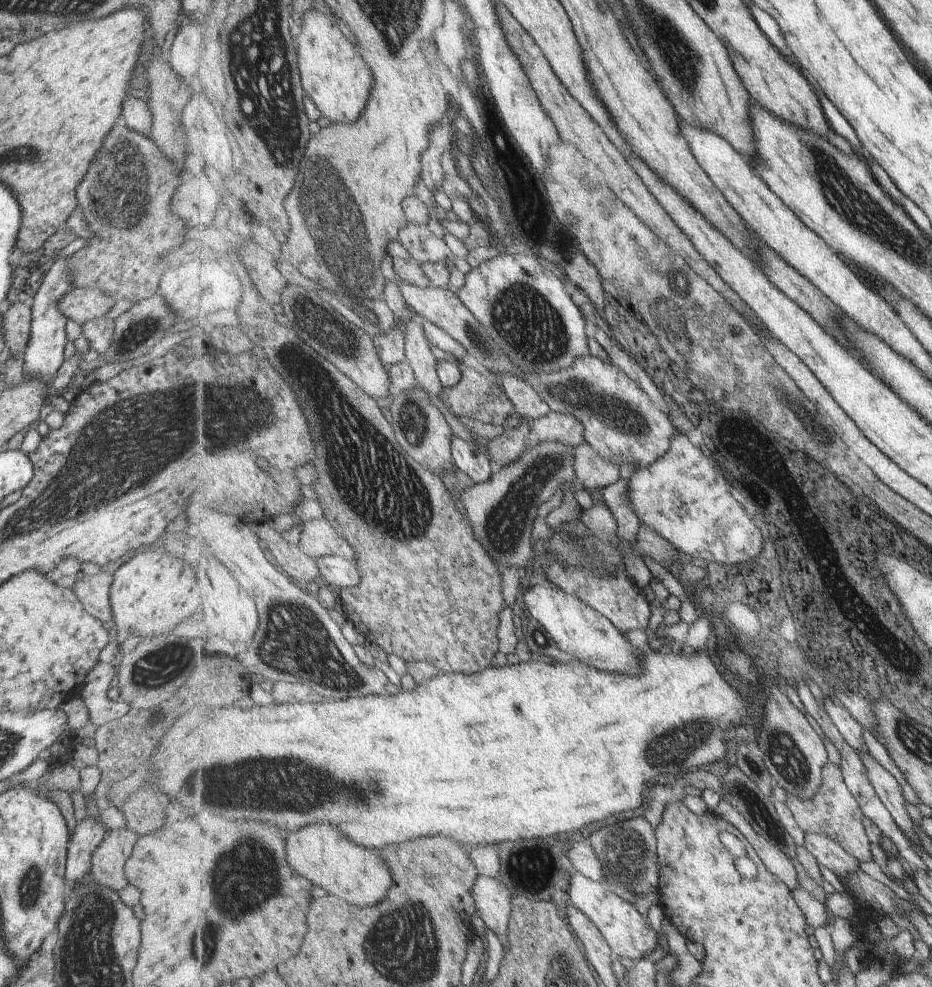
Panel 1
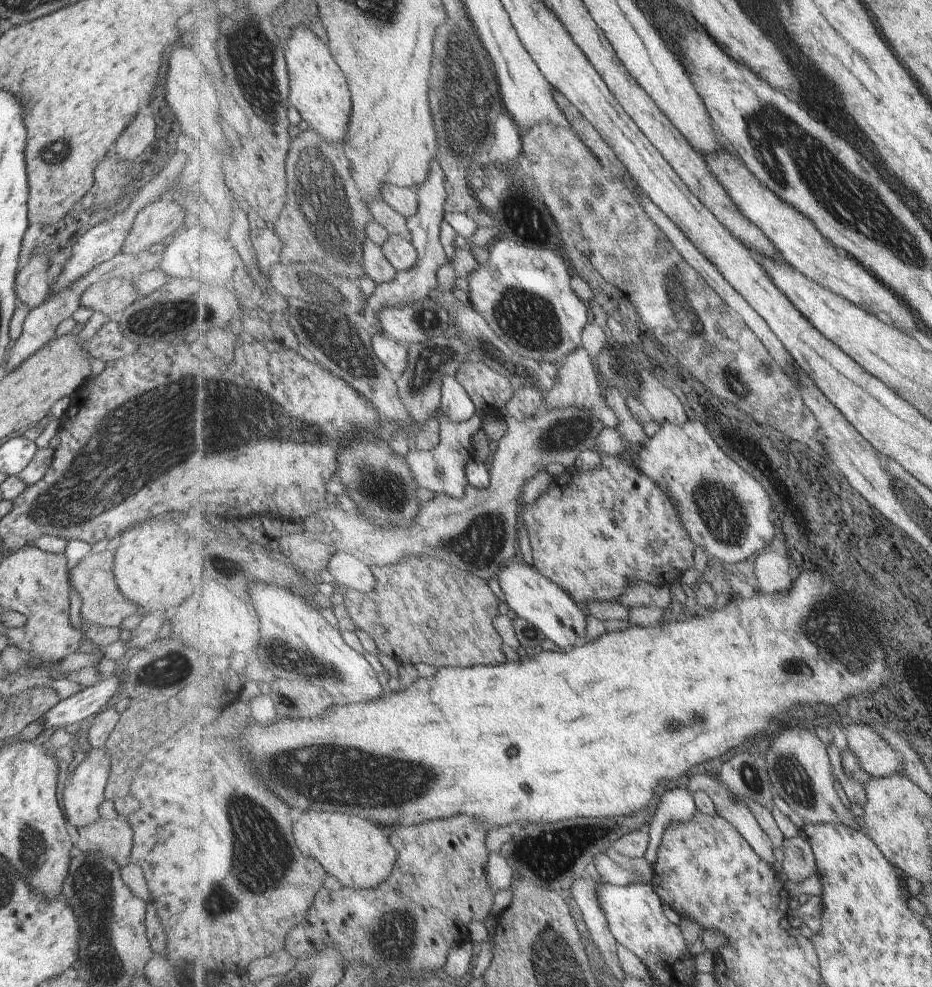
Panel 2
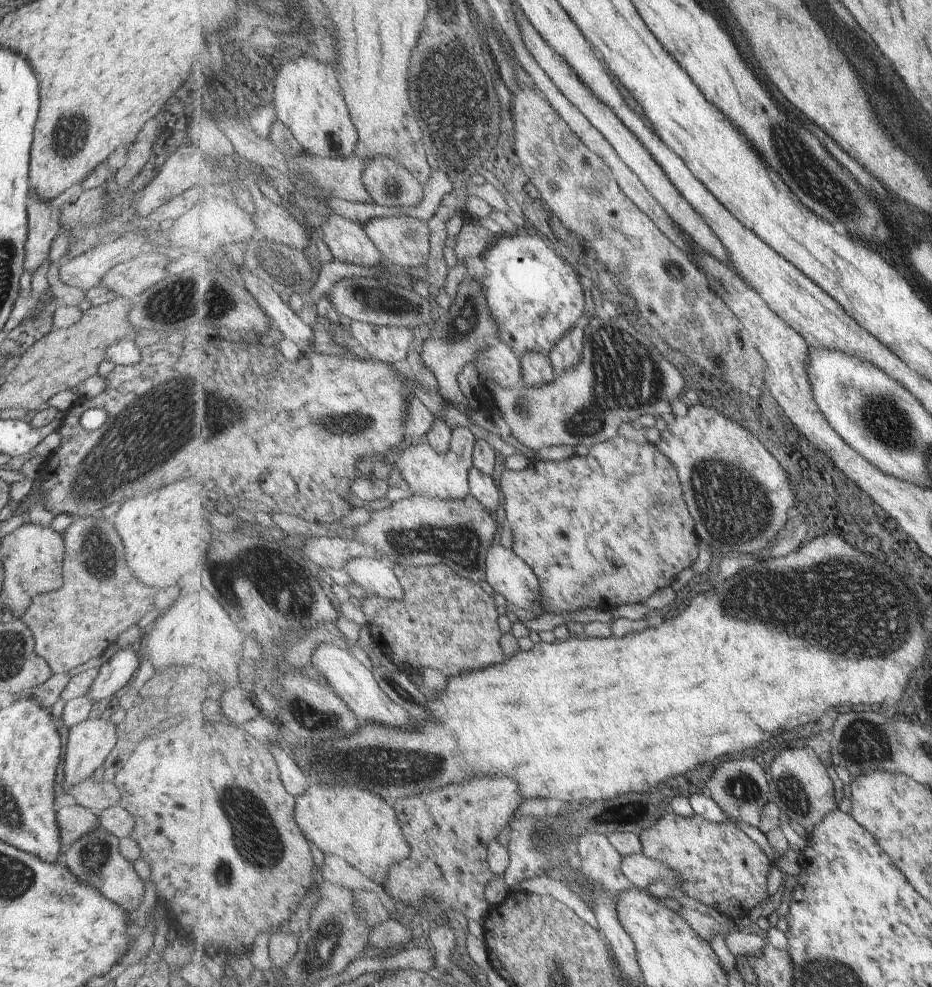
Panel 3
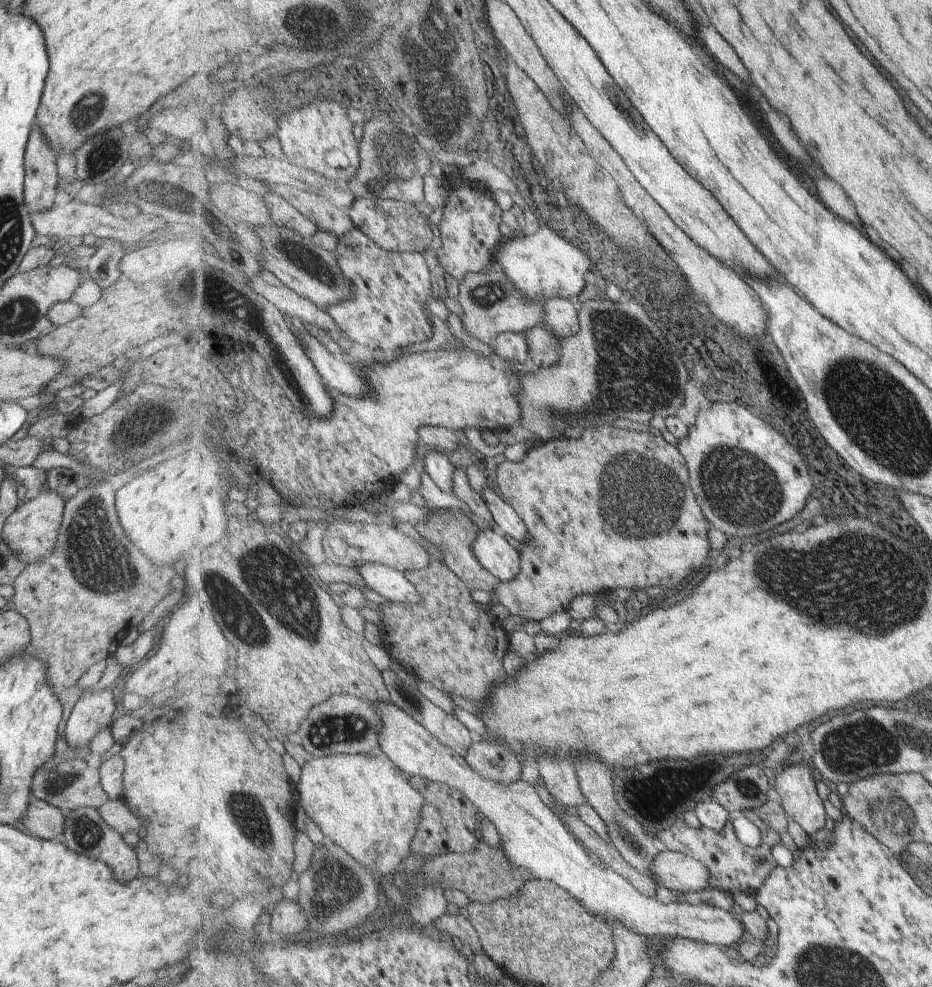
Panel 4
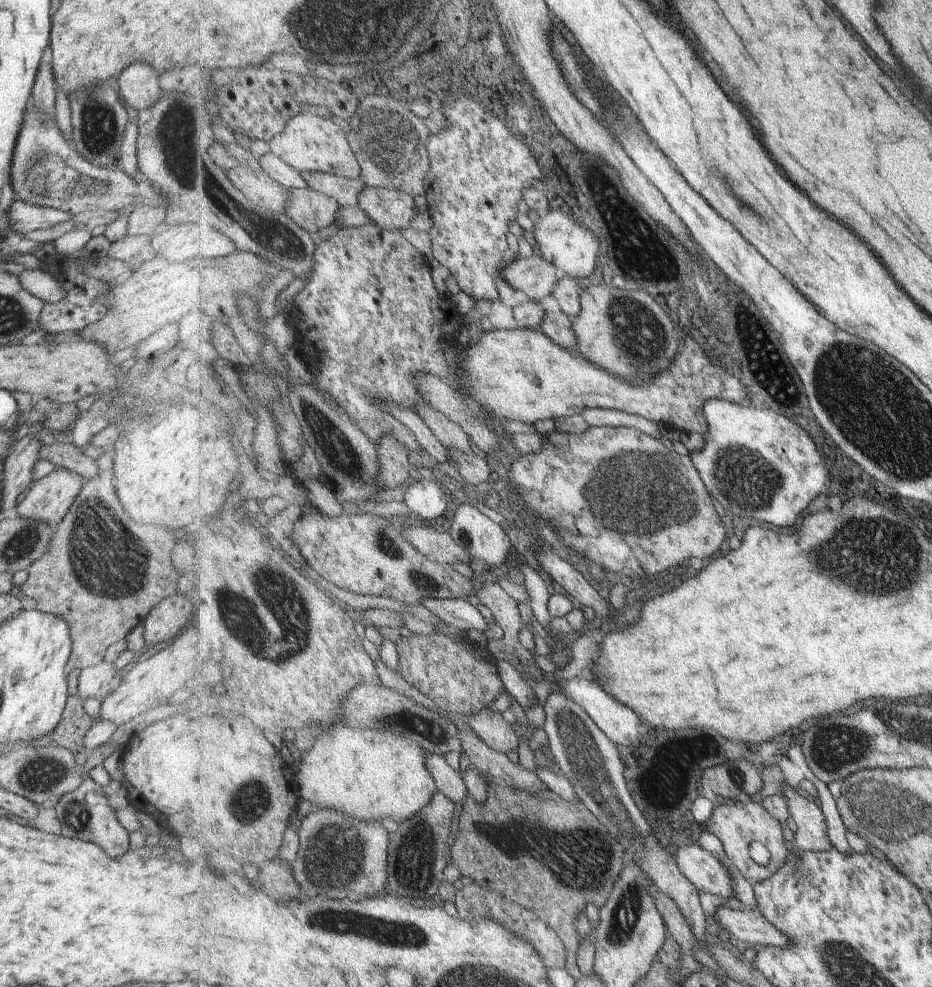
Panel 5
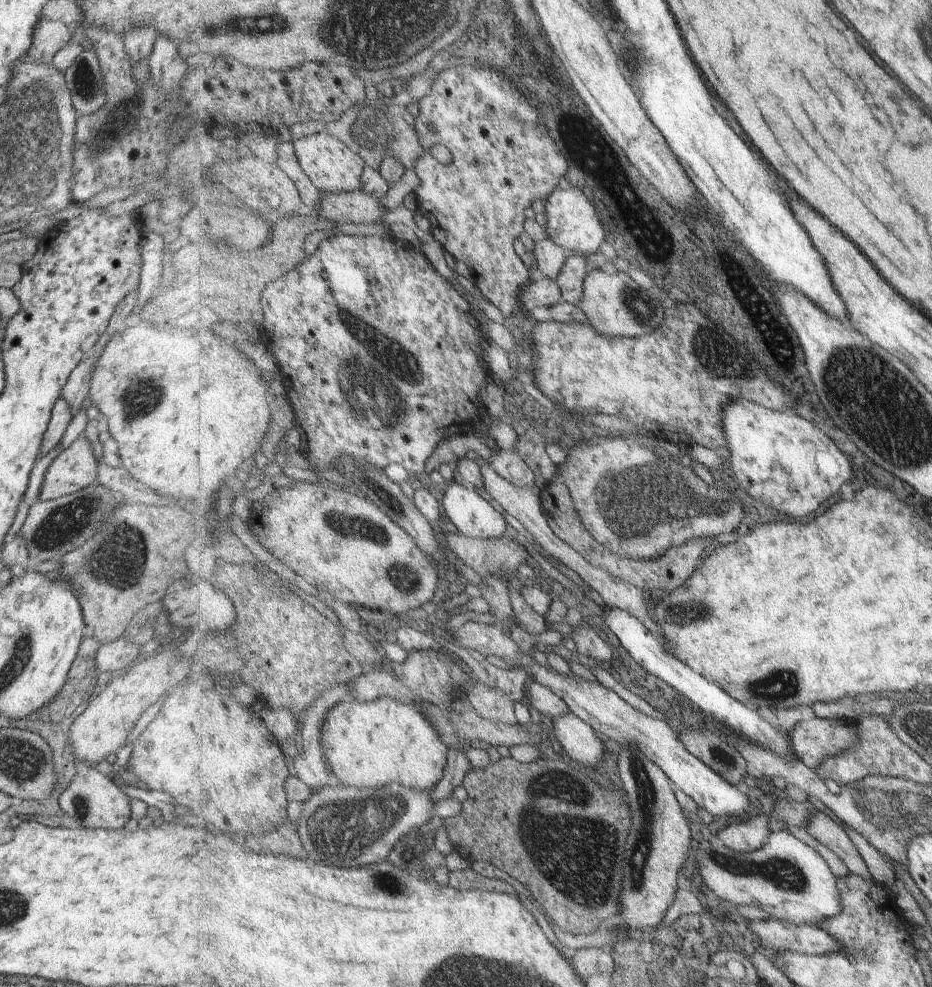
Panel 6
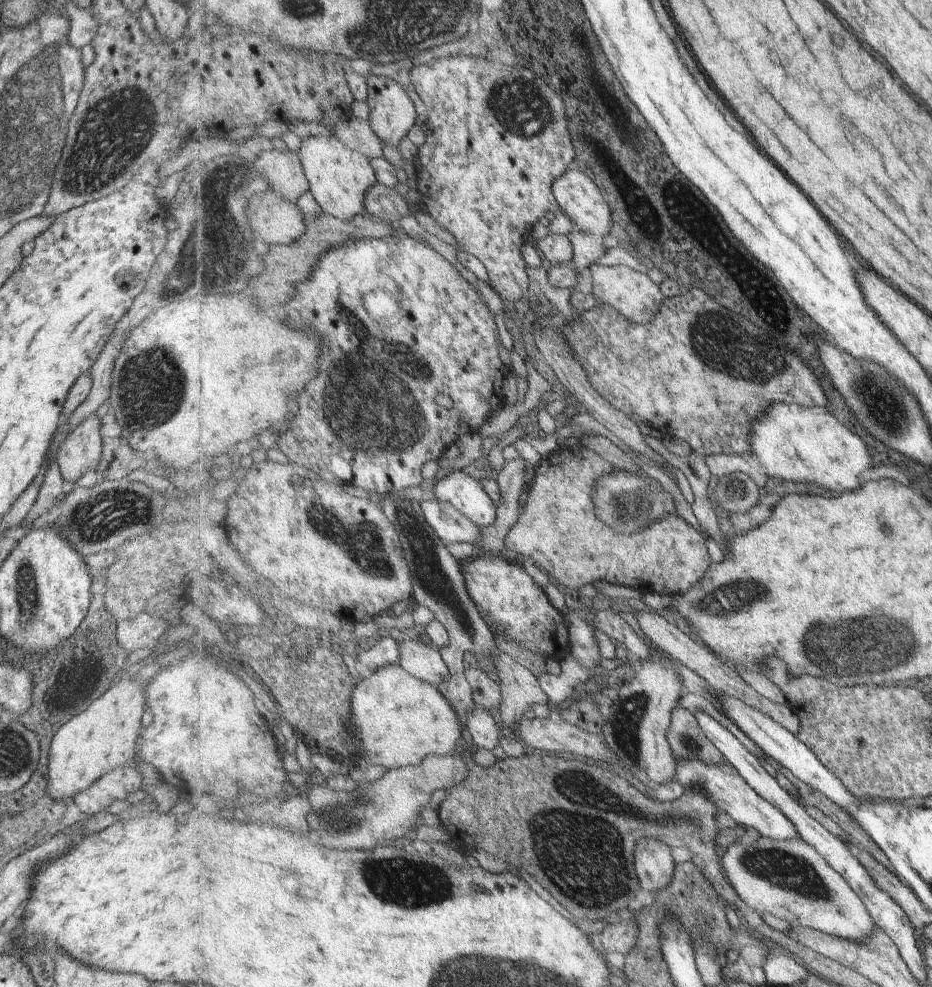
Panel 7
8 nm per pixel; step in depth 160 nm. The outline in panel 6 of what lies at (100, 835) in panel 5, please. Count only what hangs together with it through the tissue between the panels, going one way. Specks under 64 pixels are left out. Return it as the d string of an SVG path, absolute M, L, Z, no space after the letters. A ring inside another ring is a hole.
M79 767L72 782L60 794L60 808L64 815L75 819L83 828L123 828L131 814L131 799L123 793L110 776L90 767Z

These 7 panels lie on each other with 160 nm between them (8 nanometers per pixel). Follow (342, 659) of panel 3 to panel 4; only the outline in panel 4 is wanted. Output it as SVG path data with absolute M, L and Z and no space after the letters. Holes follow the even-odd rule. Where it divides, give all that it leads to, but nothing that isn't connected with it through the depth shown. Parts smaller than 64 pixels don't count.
M393 701L374 704L384 720L380 746L396 766L412 778L428 778L430 781L450 784L464 792L478 806L482 815L488 816L498 826L512 864L533 874L534 879L558 882L570 890L574 898L578 898L580 904L584 904L592 914L610 919L611 922L622 920L642 936L686 936L732 948L741 942L743 934L748 931L744 922L734 918L734 914L710 902L688 904L676 901L664 904L656 897L642 894L618 872L608 866L598 866L590 858L589 851L570 834L562 819L544 804L534 786L523 780L512 786L490 782L478 774L458 750L444 746L426 726L419 724L398 704Z

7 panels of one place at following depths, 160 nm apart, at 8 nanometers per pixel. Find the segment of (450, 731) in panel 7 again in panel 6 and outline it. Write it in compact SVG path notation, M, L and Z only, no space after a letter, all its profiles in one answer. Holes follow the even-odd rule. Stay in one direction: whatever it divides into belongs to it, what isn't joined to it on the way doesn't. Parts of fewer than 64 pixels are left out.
M388 694L370 702L344 701L332 708L325 716L321 744L328 760L326 764L332 768L337 784L380 790L387 790L392 784L404 784L416 790L436 789L445 778L451 757L451 749L440 740L440 734L420 710L420 704L402 703L396 698L390 698Z

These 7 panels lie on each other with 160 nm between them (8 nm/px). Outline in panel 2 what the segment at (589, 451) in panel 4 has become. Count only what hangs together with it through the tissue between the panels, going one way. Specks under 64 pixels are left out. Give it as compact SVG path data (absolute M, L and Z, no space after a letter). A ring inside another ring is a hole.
M619 456L614 459L603 457L602 469L596 472L583 474L577 473L574 469L568 470L564 476L554 478L553 486L549 493L540 499L537 504L524 510L522 514L524 521L527 522L528 532L530 532L536 568L543 575L546 575L555 583L558 583L564 590L567 590L578 602L586 602L589 604L590 601L594 600L620 600L626 594L626 588L628 588L628 580L630 580L630 578L646 581L652 585L667 585L668 582L671 581L667 578L678 580L686 570L692 570L692 567L696 566L696 546L691 536L688 534L686 527L683 526L677 506L671 501L667 492L659 483L655 483L651 478L648 478L647 475L644 475L636 466L633 465L631 468L628 468L624 466L624 464L620 464L618 458Z

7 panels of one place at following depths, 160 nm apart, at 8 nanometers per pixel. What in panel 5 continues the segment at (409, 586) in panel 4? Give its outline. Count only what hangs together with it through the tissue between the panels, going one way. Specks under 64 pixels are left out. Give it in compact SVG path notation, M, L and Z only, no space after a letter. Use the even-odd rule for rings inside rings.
M464 598L424 600L423 606L445 623L459 627L462 631L488 630L488 622L482 612Z

